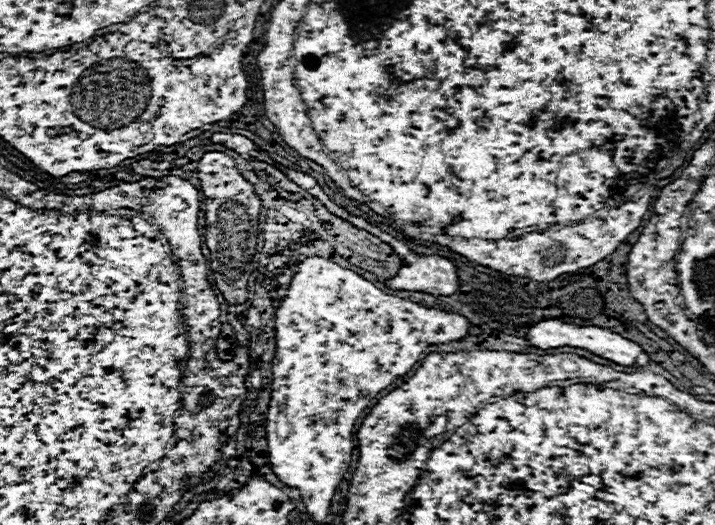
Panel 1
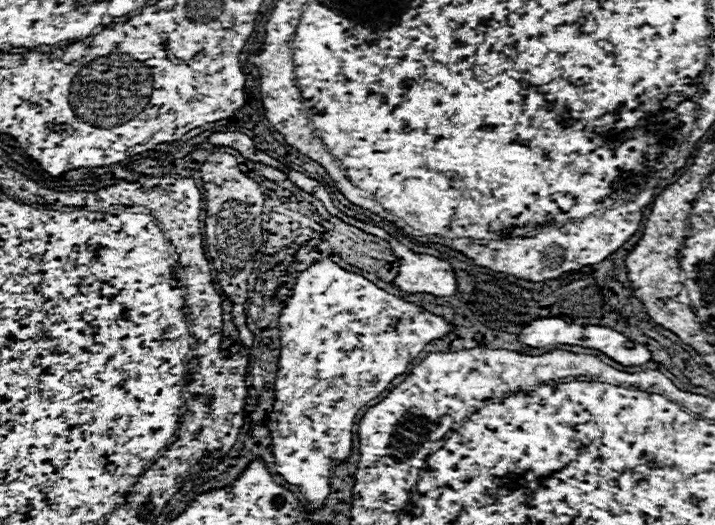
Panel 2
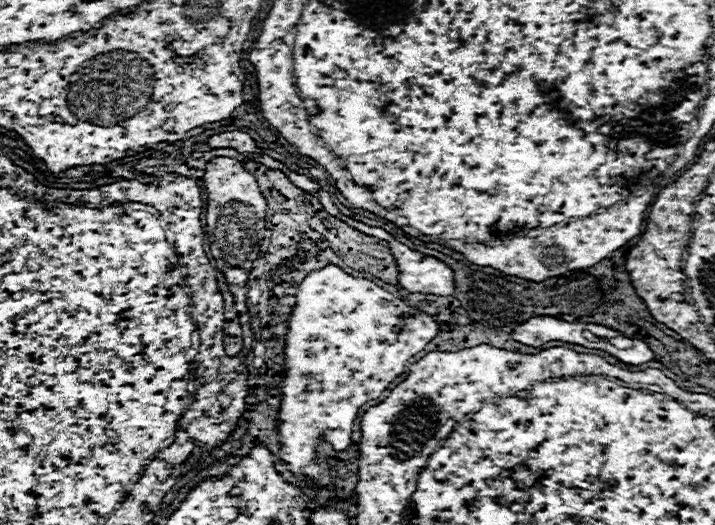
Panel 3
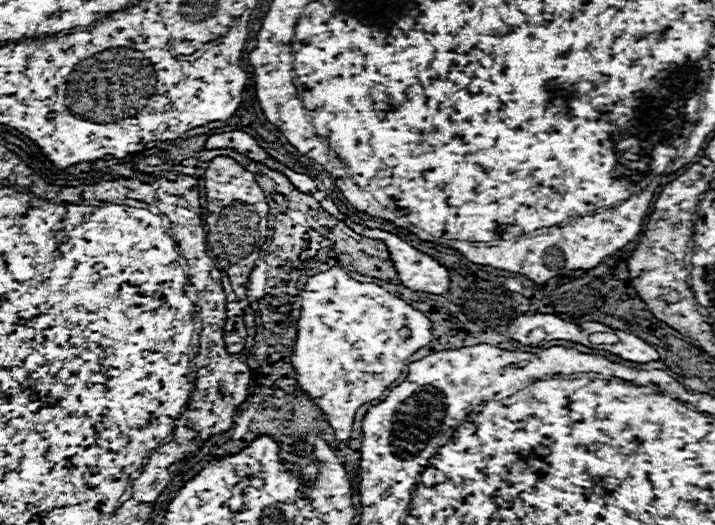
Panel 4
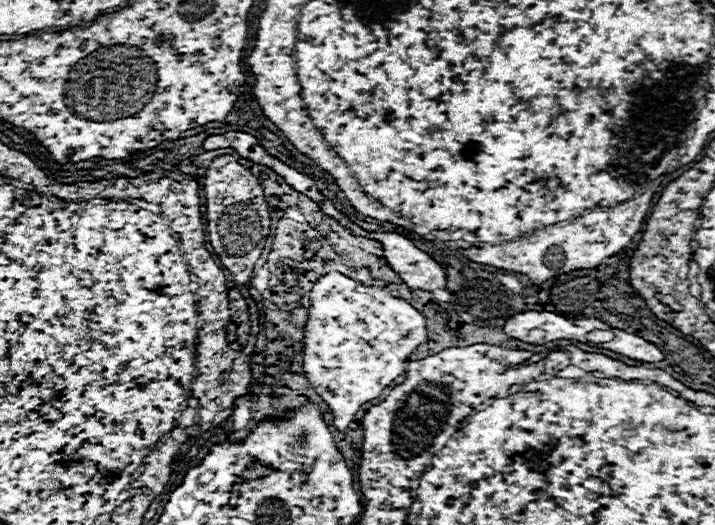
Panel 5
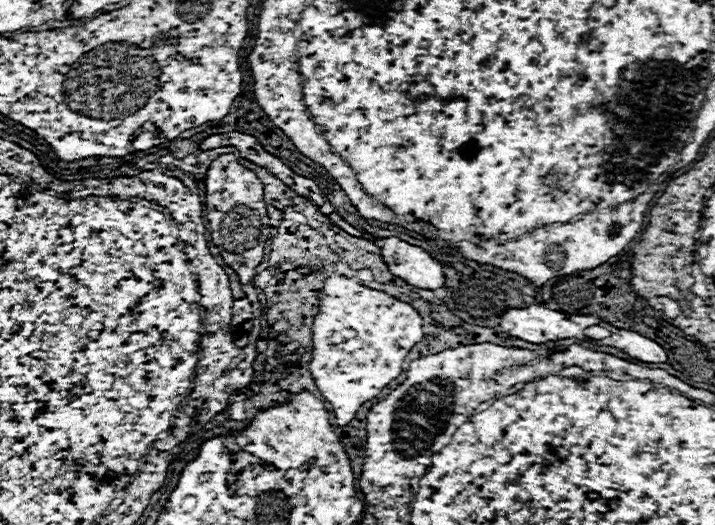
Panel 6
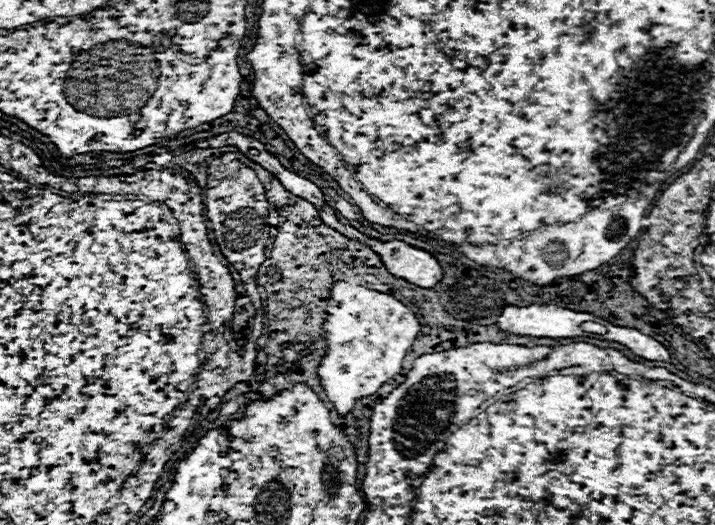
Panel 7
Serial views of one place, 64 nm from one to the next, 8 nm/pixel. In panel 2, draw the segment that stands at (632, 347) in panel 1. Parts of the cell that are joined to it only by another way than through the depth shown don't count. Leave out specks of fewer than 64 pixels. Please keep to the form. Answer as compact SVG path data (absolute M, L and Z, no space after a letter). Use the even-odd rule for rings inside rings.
M536 318L520 330L518 340L524 342L526 346L532 346L532 348L540 348L540 346L546 346L546 344L570 344L570 346L594 348L594 350L600 350L602 354L606 354L608 358L612 358L612 360L616 360L618 364L624 364L624 366L640 366L640 364L646 364L648 360L652 360L650 350L646 350L642 344L636 344L632 348L624 348L626 336L622 336L616 330L610 330L610 328L604 328L604 326L568 324L562 318Z

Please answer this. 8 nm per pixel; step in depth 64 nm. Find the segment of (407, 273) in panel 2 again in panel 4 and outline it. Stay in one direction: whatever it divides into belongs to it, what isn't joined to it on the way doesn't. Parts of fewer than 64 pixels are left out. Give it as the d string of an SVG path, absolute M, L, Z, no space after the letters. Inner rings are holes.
M416 250L416 254L414 252L392 254L392 262L400 282L414 292L446 294L450 290L448 270L442 264L438 264L432 256L420 250Z

